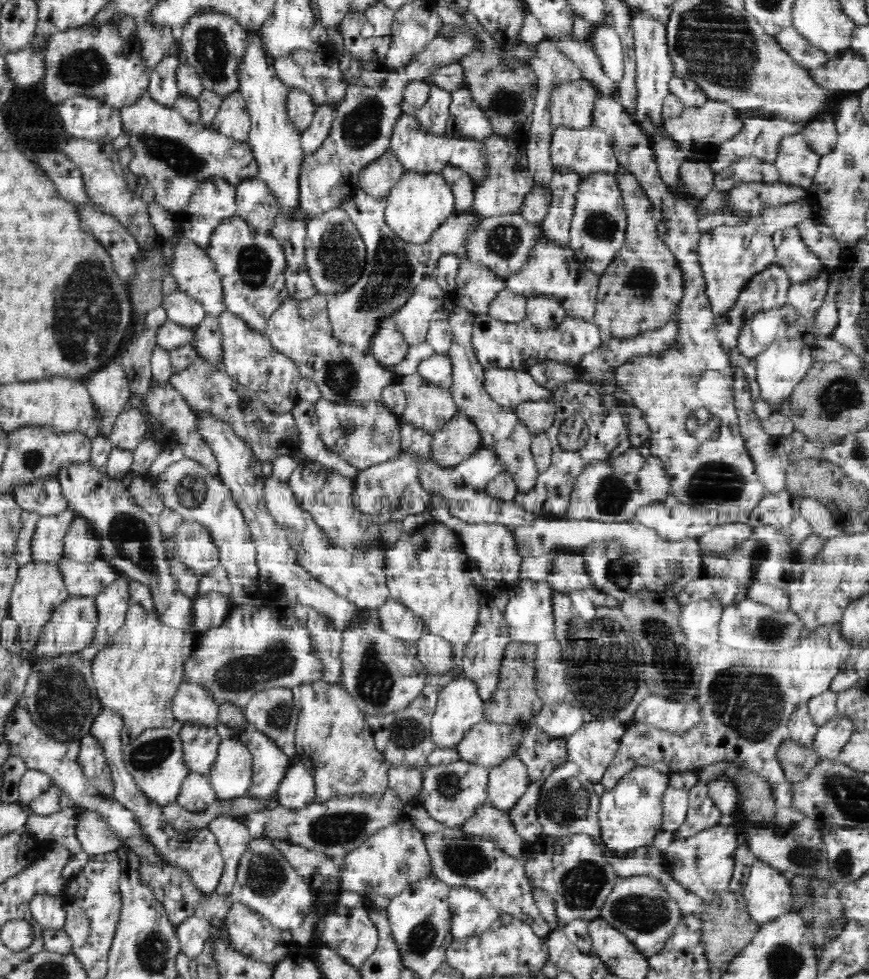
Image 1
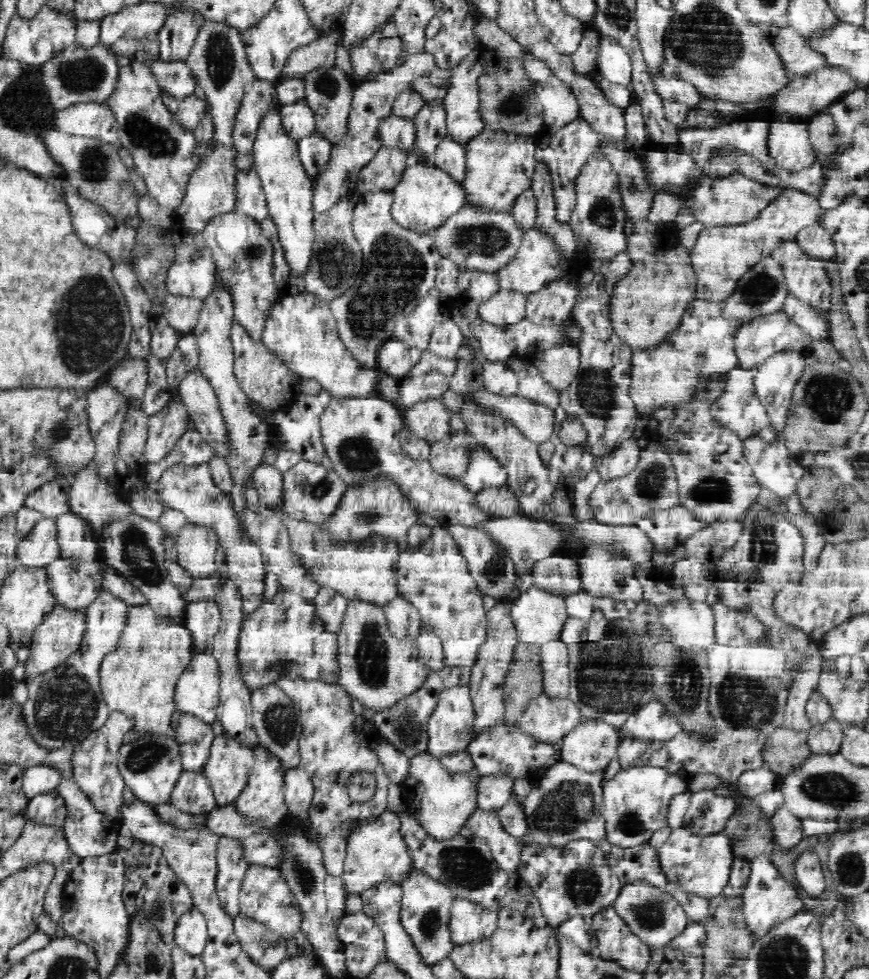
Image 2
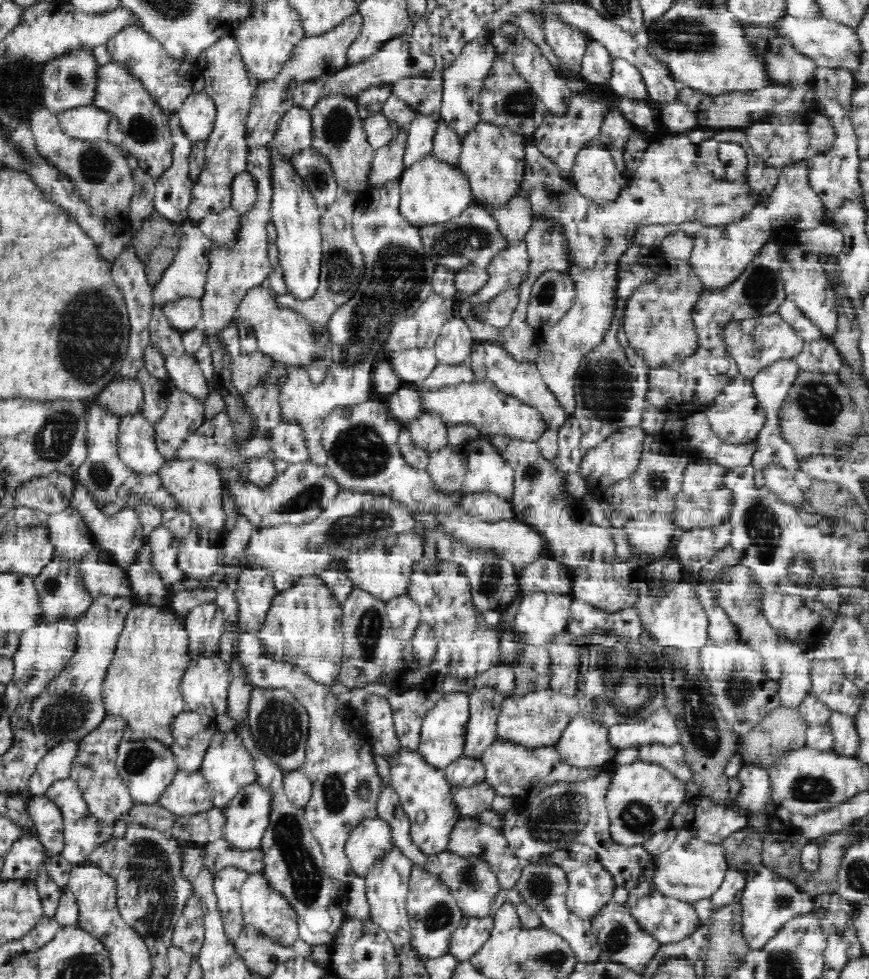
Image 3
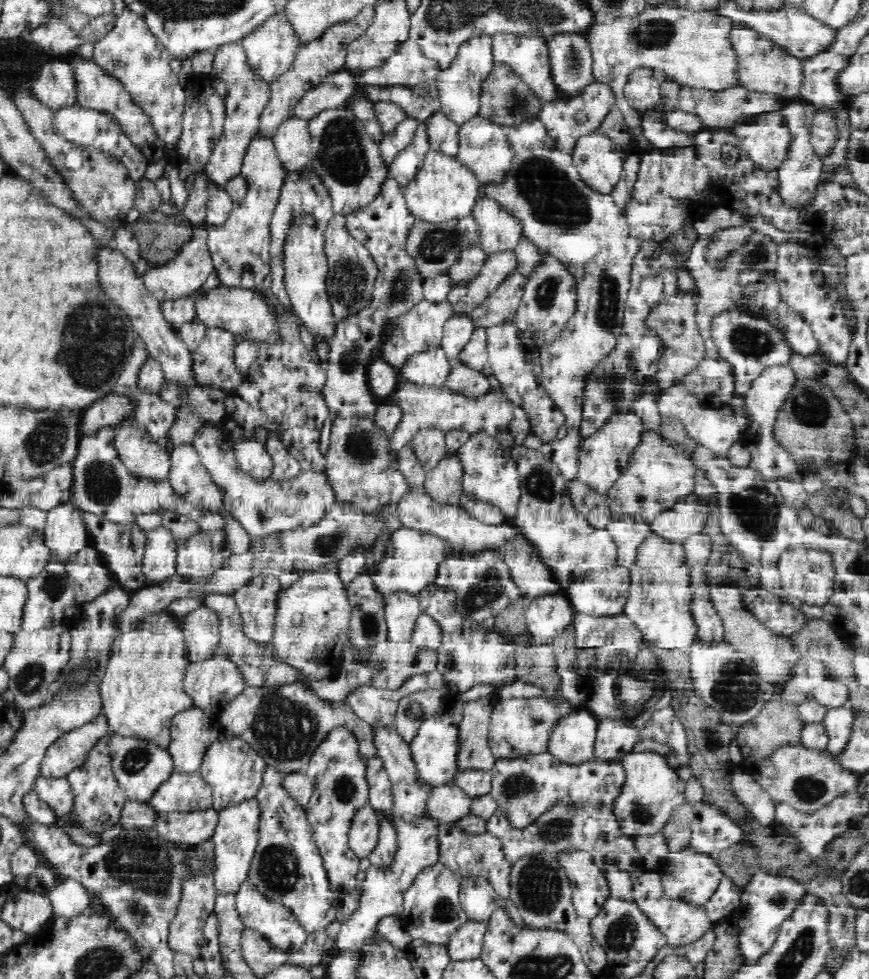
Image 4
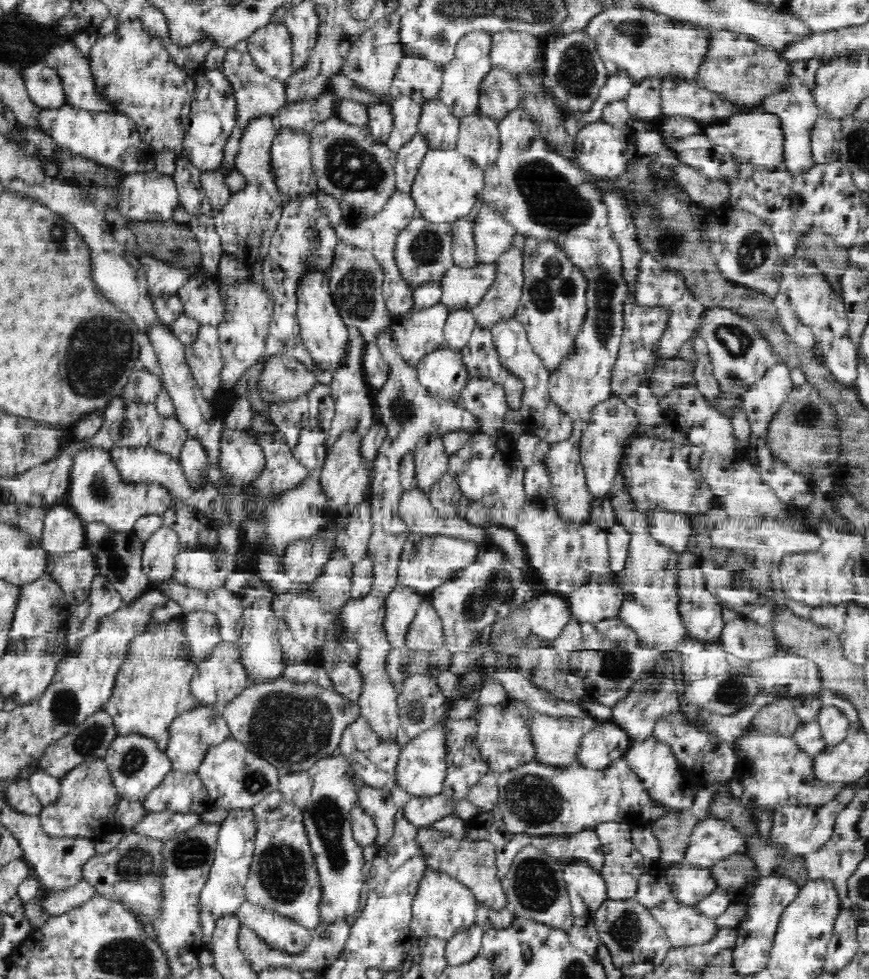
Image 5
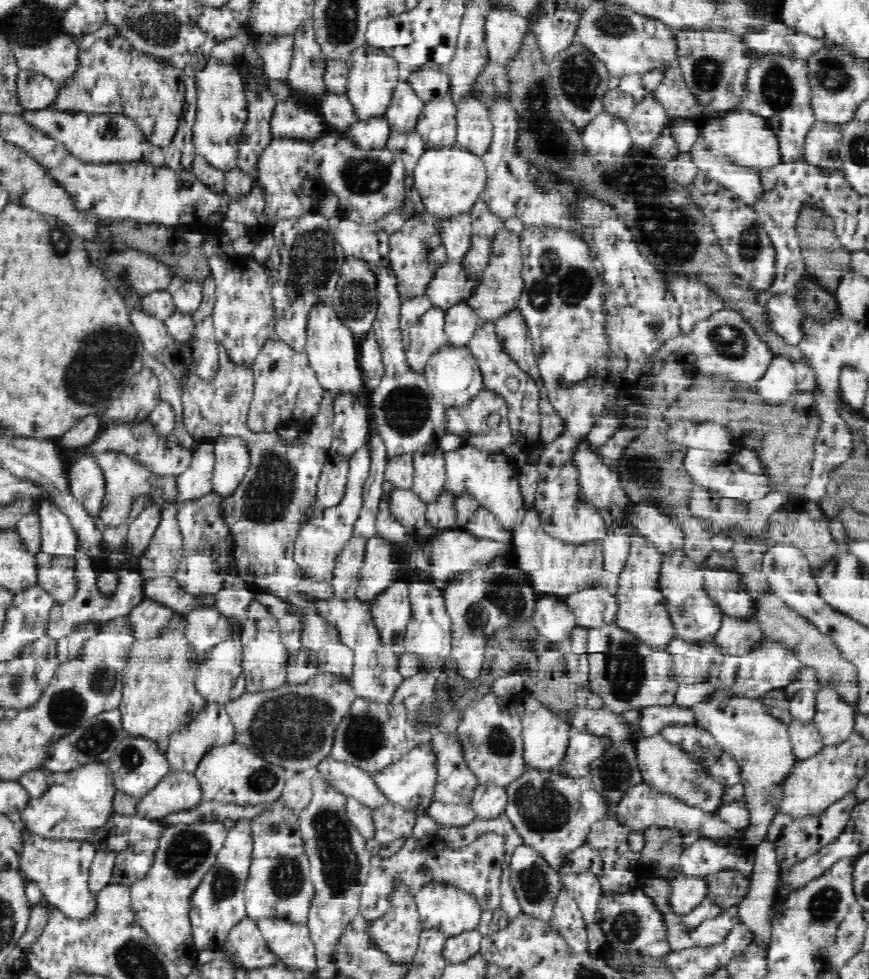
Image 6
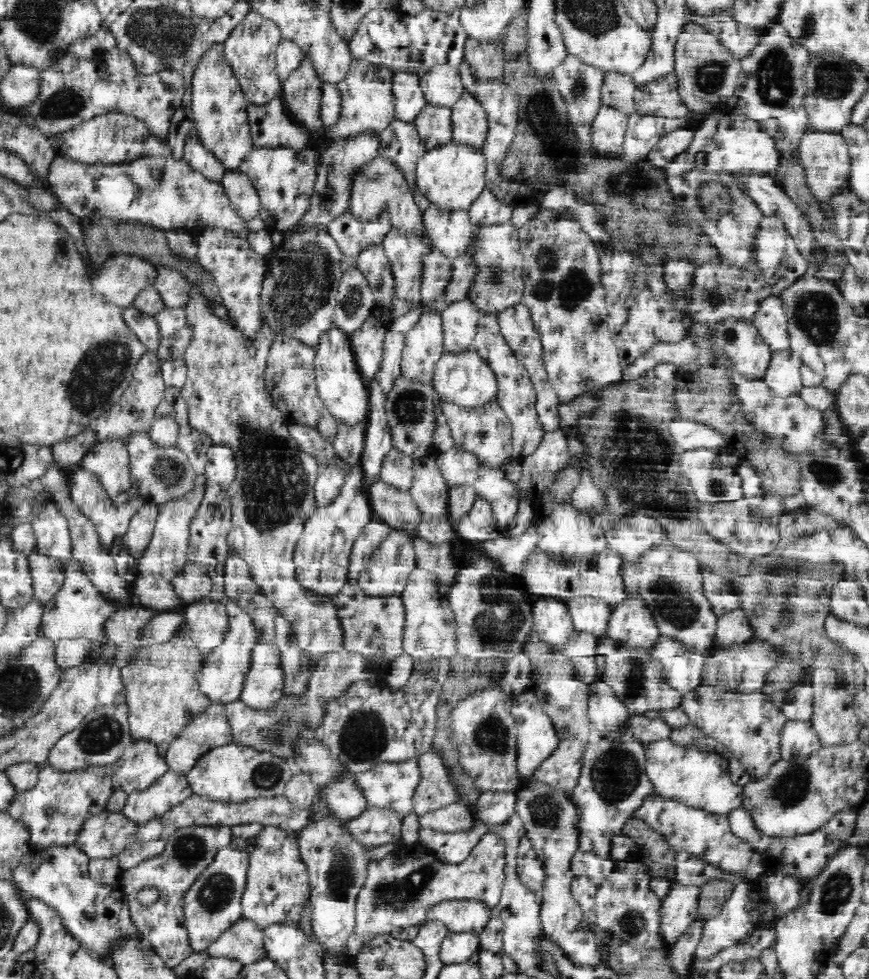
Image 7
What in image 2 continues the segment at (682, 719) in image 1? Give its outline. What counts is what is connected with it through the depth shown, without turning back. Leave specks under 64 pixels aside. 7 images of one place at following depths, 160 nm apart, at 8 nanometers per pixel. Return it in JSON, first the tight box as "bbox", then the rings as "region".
{"bbox":[617,700,683,742],"region":[[[658,700],[643,704],[617,729],[621,738],[638,738],[650,742],[669,741],[683,731],[665,704]]]}

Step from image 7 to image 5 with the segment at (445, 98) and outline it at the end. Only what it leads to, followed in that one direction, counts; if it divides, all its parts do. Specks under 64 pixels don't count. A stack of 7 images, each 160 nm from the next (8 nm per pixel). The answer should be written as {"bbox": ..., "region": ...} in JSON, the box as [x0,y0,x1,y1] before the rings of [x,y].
{"bbox":[394,54,443,104],"region":[[[404,54],[400,58],[398,73],[394,76],[395,90],[424,104],[439,98],[443,84],[443,68],[434,62]]]}

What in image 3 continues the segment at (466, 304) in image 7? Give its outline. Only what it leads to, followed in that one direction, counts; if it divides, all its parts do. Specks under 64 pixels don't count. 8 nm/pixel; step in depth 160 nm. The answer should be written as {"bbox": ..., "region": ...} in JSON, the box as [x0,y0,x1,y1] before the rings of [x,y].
{"bbox":[434,315,473,365],"region":[[[456,315],[441,326],[434,352],[440,363],[447,365],[464,363],[468,361],[473,340],[468,323]]]}

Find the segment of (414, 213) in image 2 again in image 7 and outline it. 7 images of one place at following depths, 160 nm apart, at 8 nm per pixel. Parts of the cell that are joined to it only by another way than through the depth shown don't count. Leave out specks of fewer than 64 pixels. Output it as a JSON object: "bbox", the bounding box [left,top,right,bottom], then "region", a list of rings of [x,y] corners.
{"bbox":[416,140,487,211],"region":[[[450,140],[447,144],[427,150],[417,163],[416,184],[429,203],[452,211],[468,210],[469,206],[485,189],[487,161],[481,149]]]}

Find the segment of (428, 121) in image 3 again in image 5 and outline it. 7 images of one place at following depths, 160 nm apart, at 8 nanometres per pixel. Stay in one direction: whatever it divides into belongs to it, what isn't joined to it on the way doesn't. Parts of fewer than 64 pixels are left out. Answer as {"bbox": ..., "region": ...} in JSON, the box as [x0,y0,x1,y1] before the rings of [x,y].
{"bbox":[395,133,428,192],"region":[[[416,133],[397,150],[395,176],[398,191],[411,192],[414,177],[418,174],[418,168],[428,149],[426,139],[421,134]]]}

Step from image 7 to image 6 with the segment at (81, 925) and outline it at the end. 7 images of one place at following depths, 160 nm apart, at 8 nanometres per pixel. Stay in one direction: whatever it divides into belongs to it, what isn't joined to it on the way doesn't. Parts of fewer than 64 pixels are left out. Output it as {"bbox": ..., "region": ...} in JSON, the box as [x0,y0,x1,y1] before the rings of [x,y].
{"bbox":[19,832,108,922],"region":[[[22,832],[23,850],[19,860],[19,872],[26,883],[34,883],[40,887],[43,894],[43,904],[51,910],[60,911],[66,918],[76,922],[86,922],[94,918],[98,912],[98,893],[90,890],[90,868],[98,852],[108,850],[96,850],[86,841],[62,841],[39,837],[36,834]]]}

